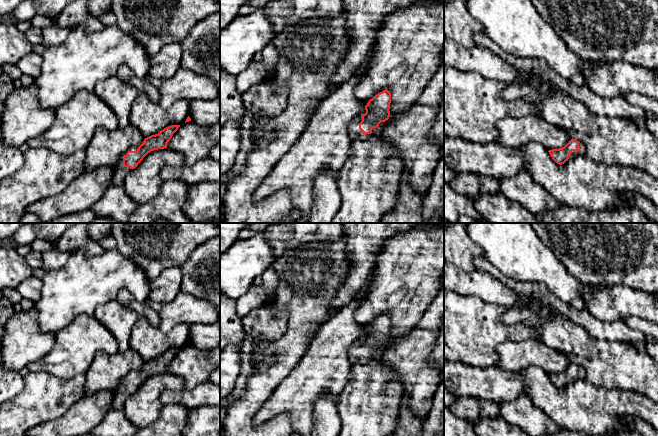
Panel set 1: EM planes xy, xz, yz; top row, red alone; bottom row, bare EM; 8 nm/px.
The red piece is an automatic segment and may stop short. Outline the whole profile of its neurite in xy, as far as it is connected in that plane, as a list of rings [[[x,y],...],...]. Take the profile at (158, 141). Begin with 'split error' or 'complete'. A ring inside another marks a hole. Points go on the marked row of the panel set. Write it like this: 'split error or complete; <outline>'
split error; [[[180,125],[168,126],[158,134],[145,138],[139,147],[131,147],[125,151],[114,165],[112,184],[123,185],[126,174],[136,168],[148,153],[167,148],[167,143],[179,127]]]

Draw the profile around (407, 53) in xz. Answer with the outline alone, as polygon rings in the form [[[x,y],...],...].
[[[417,0],[410,6],[405,6],[390,14],[378,32],[375,45],[375,55],[369,69],[355,88],[355,96],[369,101],[375,95],[387,89],[391,93],[390,117],[372,129],[372,137],[380,137],[382,131],[389,125],[393,117],[412,106],[424,89],[424,85],[435,74],[441,64],[440,54],[444,49],[444,1]]]

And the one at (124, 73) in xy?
[[[120,66],[117,69],[116,76],[123,82],[135,87],[139,92],[145,93],[151,102],[159,103],[159,88],[149,83],[145,78],[137,77],[134,72],[127,66]]]

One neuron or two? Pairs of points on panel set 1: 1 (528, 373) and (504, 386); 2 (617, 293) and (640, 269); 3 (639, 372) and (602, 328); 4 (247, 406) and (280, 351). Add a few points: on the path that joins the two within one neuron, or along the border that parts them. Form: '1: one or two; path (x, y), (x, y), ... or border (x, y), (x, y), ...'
1: two; border (521, 373), (524, 378), (527, 394)
2: two; border (601, 285), (626, 285), (647, 293)
3: two; border (590, 335), (609, 341), (628, 341), (630, 343)
4: one; path (256, 392), (280, 368), (280, 365)

